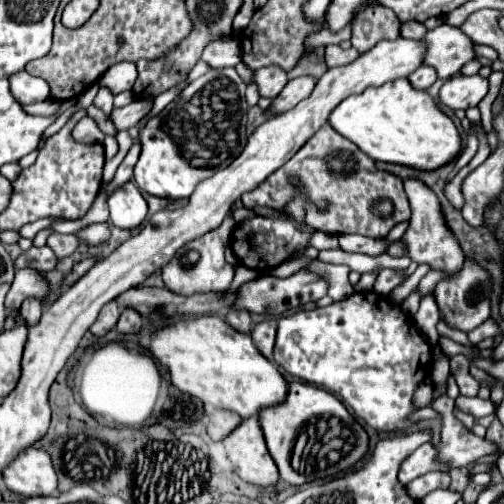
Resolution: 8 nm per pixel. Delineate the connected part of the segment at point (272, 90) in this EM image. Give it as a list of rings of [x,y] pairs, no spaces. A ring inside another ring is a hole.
[[[240,62],[235,68],[245,82],[255,82],[259,86],[259,94],[267,96],[267,98],[275,98],[289,80],[287,72],[279,70],[279,66],[251,70],[243,62]]]

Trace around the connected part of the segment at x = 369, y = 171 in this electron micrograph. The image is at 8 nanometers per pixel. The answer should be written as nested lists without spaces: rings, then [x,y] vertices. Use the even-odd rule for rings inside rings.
[[[323,124],[301,148],[299,152],[273,172],[261,186],[253,192],[241,196],[245,208],[271,206],[283,210],[295,196],[303,196],[307,202],[305,222],[315,230],[335,234],[363,234],[373,238],[373,232],[389,232],[395,224],[409,218],[409,200],[403,190],[399,176],[375,168],[375,160],[363,154],[351,140],[343,138],[329,124]],[[297,180],[297,184],[295,184]],[[377,198],[393,200],[393,214],[389,218],[375,218],[371,214],[371,204]],[[317,202],[327,202],[327,208],[317,208]]]

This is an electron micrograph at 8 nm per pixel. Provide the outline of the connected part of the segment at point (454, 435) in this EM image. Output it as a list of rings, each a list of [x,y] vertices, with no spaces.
[[[447,394],[437,396],[433,408],[443,414],[443,430],[441,430],[441,448],[437,450],[437,462],[447,464],[449,468],[463,468],[479,458],[497,452],[495,444],[485,438],[477,438],[471,430],[467,430],[455,416],[453,416],[453,400]]]

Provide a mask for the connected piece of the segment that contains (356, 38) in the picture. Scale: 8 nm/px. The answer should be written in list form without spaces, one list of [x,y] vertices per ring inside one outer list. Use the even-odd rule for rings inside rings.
[[[369,4],[357,14],[359,22],[351,22],[351,44],[359,52],[371,50],[379,40],[395,40],[399,36],[399,18],[383,4]]]

